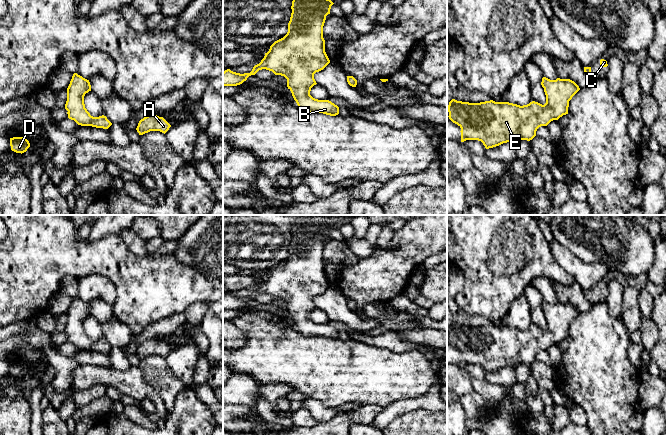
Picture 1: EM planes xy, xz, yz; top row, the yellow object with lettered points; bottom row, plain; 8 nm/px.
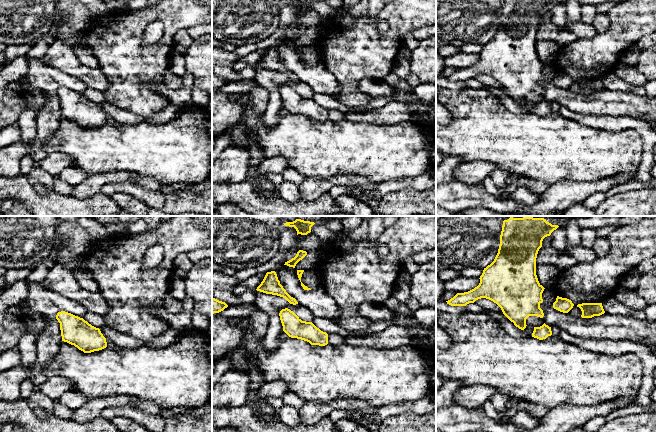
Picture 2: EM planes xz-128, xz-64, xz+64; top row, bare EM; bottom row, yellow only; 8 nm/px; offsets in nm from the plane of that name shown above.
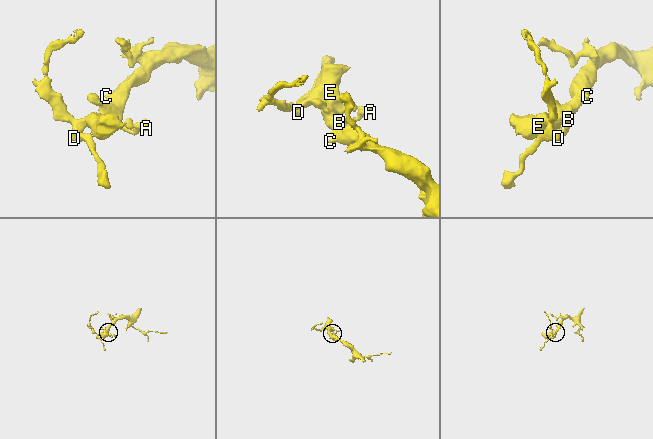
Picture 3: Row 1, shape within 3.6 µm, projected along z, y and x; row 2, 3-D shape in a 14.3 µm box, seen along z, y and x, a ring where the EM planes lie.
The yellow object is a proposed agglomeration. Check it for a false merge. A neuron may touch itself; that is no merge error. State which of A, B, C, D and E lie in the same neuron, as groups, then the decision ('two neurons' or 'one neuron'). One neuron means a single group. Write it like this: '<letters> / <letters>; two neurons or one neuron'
A B C D E; one neuron

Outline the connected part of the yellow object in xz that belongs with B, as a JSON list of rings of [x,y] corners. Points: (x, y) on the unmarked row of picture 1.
[[[301,215],[300,217],[293,217],[292,237],[288,247],[287,258],[270,270],[264,282],[253,291],[250,297],[240,298],[230,293],[225,294],[223,296],[223,310],[240,309],[249,300],[255,299],[259,294],[266,293],[287,303],[287,311],[300,334],[308,337],[323,337],[330,340],[338,339],[339,331],[337,329],[329,324],[315,323],[310,319],[311,312],[317,308],[314,298],[323,294],[330,287],[325,276],[323,250],[333,228],[330,223],[318,216]]]

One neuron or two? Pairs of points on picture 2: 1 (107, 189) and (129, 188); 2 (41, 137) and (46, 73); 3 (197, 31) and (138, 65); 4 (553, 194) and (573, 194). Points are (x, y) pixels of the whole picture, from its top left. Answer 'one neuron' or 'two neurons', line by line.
1: one neuron
2: one neuron
3: two neurons
4: one neuron

